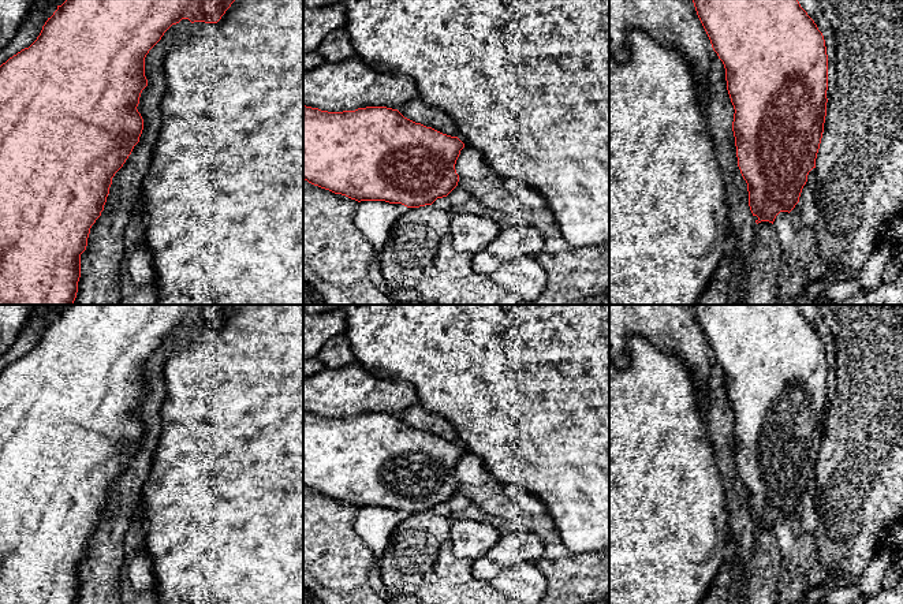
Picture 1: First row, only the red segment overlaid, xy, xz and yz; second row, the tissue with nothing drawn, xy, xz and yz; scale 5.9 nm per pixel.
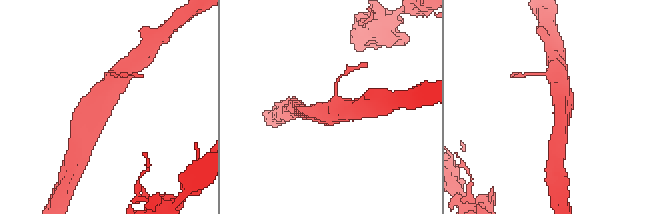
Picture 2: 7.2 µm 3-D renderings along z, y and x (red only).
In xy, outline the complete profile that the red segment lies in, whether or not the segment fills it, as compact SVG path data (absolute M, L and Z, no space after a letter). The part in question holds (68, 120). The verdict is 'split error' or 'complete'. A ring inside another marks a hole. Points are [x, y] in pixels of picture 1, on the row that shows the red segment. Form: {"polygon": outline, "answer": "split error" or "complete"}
{"polygon": "M66 0L42 26L42 30L37 40L29 46L10 57L0 66L0 305L72 305L77 292L78 282L81 277L81 254L86 250L87 238L92 225L101 216L112 178L123 167L134 146L139 142L139 137L143 130L143 119L138 112L139 97L142 90L148 86L145 77L145 57L149 51L161 40L164 33L172 26L179 23L182 19L194 22L217 23L225 11L231 7L235 0Z", "answer": "complete"}

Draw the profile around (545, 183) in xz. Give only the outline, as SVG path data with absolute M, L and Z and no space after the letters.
M303 0L303 7L313 8L337 3L346 7L344 27L351 38L355 57L377 72L410 75L417 82L418 98L429 107L443 109L456 124L458 134L464 139L466 146L475 149L495 174L519 179L546 200L548 209L556 217L563 238L570 246L586 249L609 242L609 0Z

